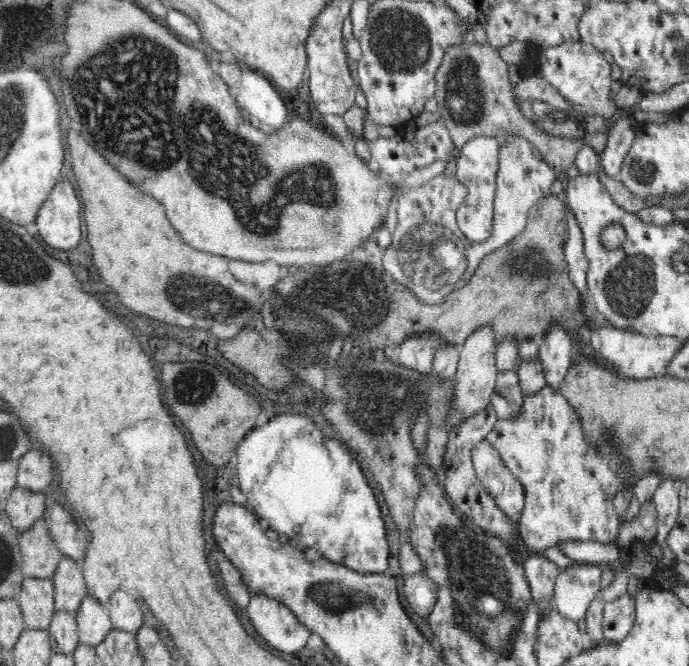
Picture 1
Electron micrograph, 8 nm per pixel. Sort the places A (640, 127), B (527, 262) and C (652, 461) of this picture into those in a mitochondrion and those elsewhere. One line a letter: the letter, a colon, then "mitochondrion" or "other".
A: other
B: mitochondrion
C: mitochondrion

